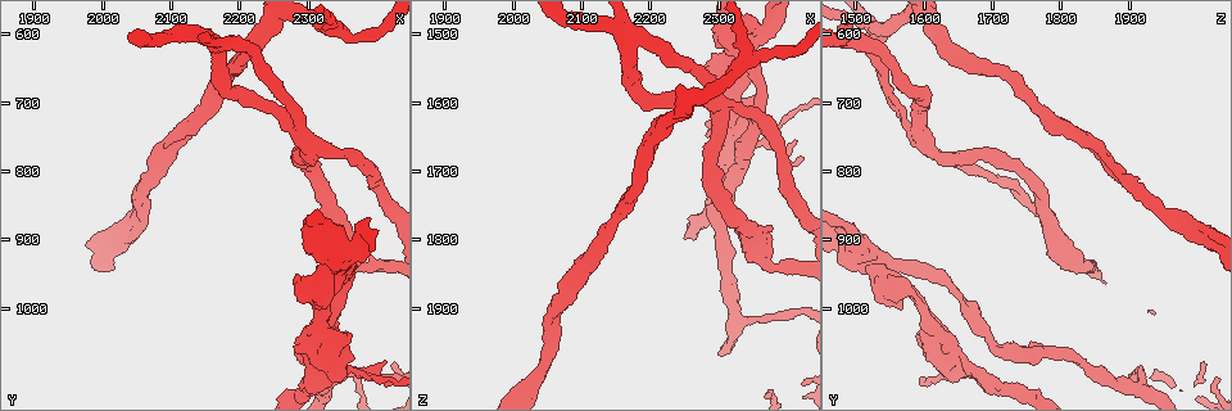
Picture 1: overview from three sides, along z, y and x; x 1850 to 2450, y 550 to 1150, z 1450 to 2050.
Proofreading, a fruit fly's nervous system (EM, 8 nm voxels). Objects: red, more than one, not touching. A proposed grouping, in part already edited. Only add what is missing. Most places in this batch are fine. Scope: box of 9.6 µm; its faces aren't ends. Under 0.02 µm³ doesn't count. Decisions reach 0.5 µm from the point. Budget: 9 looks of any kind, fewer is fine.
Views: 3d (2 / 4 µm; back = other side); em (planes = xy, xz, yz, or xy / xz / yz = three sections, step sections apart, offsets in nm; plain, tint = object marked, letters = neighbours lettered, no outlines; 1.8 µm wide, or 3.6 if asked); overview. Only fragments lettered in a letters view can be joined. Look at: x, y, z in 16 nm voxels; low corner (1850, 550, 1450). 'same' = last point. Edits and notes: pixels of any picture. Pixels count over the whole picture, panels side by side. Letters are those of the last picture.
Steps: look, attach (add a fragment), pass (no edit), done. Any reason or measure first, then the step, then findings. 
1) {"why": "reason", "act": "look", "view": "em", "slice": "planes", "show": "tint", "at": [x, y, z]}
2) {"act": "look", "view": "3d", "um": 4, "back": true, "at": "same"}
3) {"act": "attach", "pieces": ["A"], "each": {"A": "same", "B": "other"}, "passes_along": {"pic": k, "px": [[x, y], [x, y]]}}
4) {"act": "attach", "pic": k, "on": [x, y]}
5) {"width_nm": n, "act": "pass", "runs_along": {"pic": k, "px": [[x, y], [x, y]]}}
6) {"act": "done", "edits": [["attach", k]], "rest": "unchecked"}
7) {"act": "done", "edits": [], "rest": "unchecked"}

{"act": "look", "view": "3d", "um": 4, "at": [2335, 940, 1535]}

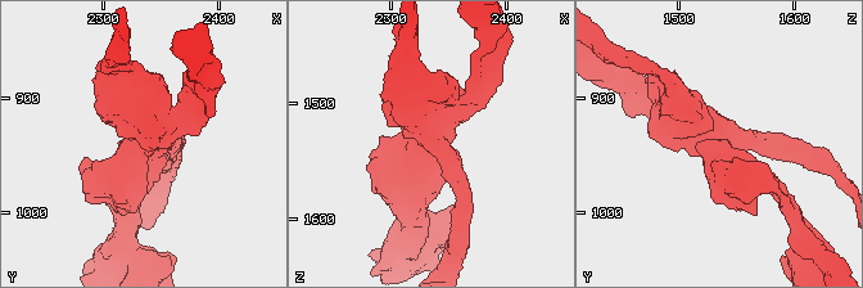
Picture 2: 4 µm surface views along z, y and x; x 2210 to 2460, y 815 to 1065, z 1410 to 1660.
{"act": "look", "view": "em", "um": 3.6, "slice": "xy", "step": 4, "show": "tint", "at": [2334, 940, 1538]}

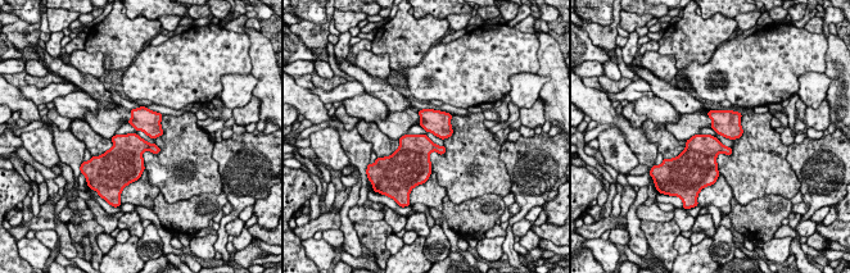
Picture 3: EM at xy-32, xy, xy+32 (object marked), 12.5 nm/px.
{"act": "look", "view": "em", "um": 3.6, "slice": "xy", "step": 4, "show": "letters", "at": "same"}

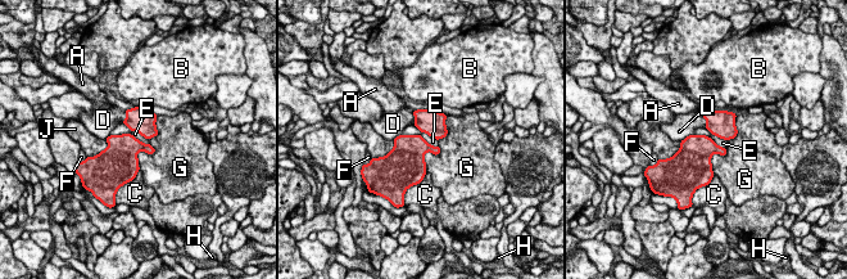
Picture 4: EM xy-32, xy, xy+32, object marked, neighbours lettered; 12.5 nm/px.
{"width_nm": 340, "act": "pass", "each": {"A": "other", "B": "other", "C": "other", "D": "other", "E": "other", "F": "other", "G": "other", "H": "other", "J": "other"}, "found": "no lettered fragment goes on from it"}

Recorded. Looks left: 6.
{"why": "closes a loop", "act": "look", "view": "em", "slice": "planes", "show": "letters", "at": [2230, 645, 1530]}

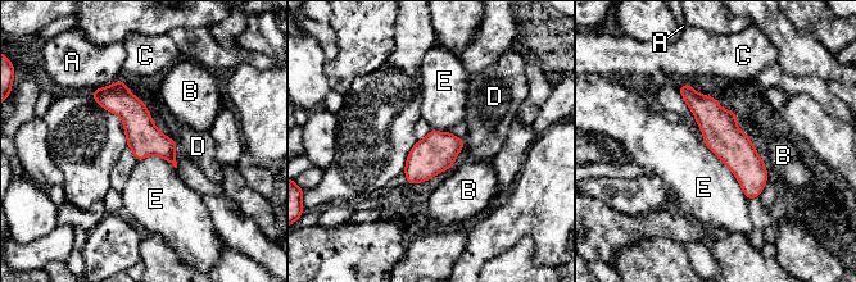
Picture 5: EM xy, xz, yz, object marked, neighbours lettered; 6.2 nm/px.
{"act": "pass", "each": {"A": "other", "B": "other", "C": "other", "D": "other", "E": "other"}, "border": {"pic": 5, "px": [[703, 142], [728, 167], [748, 199]]}, "found": "no lettered fragment goes on from it"}

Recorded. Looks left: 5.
{"act": "look", "view": "3d", "um": 4, "at": [2305, 780, 1625]}

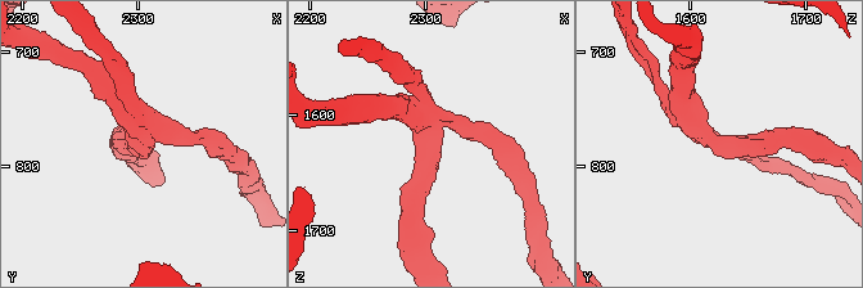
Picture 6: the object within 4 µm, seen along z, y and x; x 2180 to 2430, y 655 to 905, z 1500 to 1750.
{"arms": 3, "arm_widths_nm": [190, 300, 320], "why": "need the tissue", "act": "look", "view": "em", "slice": "planes", "show": "letters", "at": [2302, 780, 1618]}

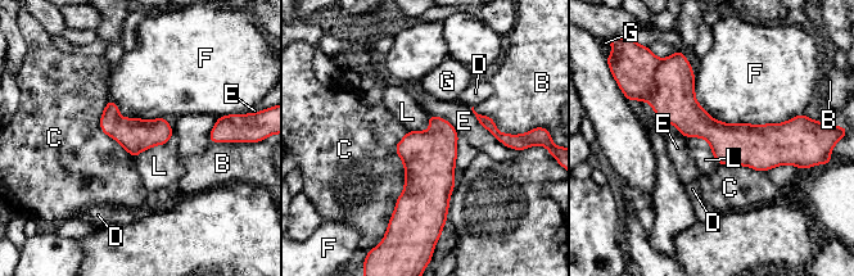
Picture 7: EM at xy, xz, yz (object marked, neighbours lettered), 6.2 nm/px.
{"act": "pass", "each": {"B": "other", "C": "other", "D": "other", "E": "other", "F": "other", "G": "other", "L": "other"}, "border": {"pic": 7, "px": [[172, 132], [166, 143], [134, 158]]}, "found": "no lettered fragment goes on from it"}

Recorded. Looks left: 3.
{"why": "closes a loop", "act": "look", "view": "em", "slice": "planes", "show": "letters", "at": [2400, 805, 1700]}

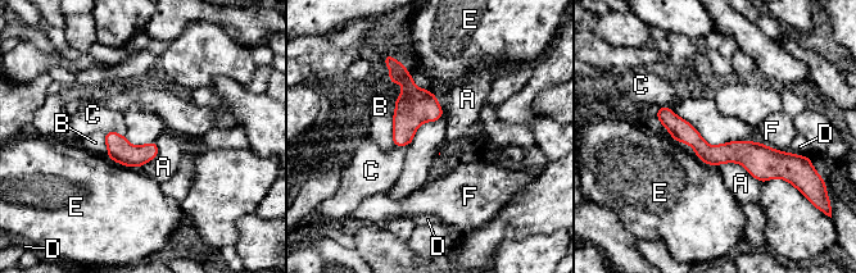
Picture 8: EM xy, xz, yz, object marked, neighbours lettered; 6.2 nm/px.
{"act": "pass", "each": {"A": "other", "B": "other", "C": "other", "D": "other", "E": "other", "F": "other"}, "runs_along": {"pic": 8, "px": [[660, 113], [707, 153], [792, 157]]}, "found": "no lettered fragment goes on from it"}

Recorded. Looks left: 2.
{"act": "done", "edits": [], "rest": "unchecked"}

